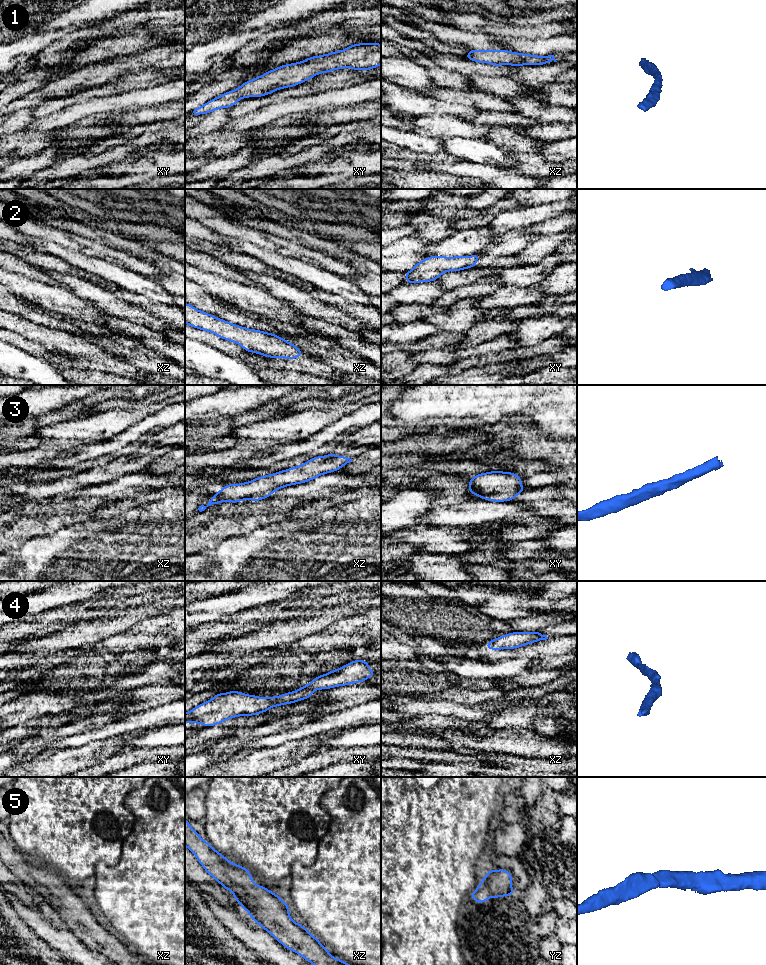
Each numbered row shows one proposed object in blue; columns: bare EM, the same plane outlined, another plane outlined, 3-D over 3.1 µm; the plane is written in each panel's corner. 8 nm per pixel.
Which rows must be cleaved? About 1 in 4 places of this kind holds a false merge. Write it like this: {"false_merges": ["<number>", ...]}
{"false_merges": []}

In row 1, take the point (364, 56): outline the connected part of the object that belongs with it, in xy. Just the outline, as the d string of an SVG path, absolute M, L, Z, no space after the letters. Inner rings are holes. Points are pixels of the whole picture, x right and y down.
M360 43L329 54L312 56L302 62L282 65L250 81L235 90L223 93L191 111L191 115L208 114L221 108L234 106L240 99L261 97L278 89L293 87L312 77L337 69L370 70L381 64L381 44Z

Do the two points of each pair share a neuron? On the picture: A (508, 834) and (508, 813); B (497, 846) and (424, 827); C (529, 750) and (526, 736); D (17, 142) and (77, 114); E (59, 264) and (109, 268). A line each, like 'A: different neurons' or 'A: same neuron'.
A: different neurons
B: different neurons
C: same neuron
D: different neurons
E: different neurons

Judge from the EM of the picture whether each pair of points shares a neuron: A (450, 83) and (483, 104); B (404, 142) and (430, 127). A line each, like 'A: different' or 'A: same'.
A: different
B: different

